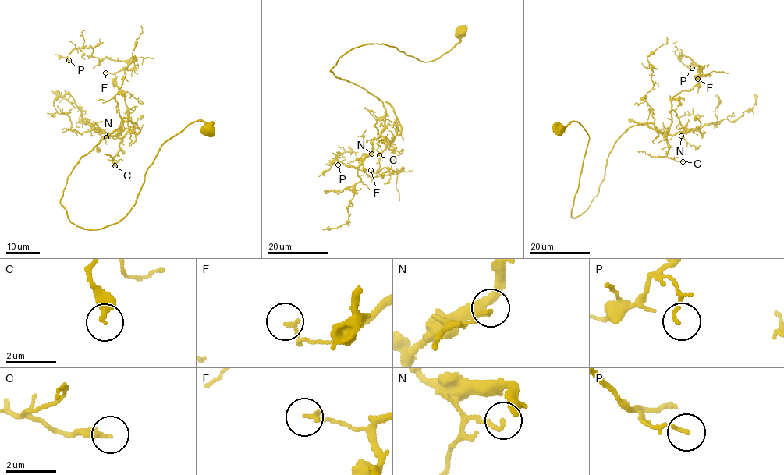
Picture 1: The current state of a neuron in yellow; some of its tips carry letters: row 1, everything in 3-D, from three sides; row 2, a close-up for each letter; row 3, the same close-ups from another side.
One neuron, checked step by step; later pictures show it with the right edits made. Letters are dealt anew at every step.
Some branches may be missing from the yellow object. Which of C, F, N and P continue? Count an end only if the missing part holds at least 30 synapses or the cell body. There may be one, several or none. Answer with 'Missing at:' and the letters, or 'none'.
Missing at: none

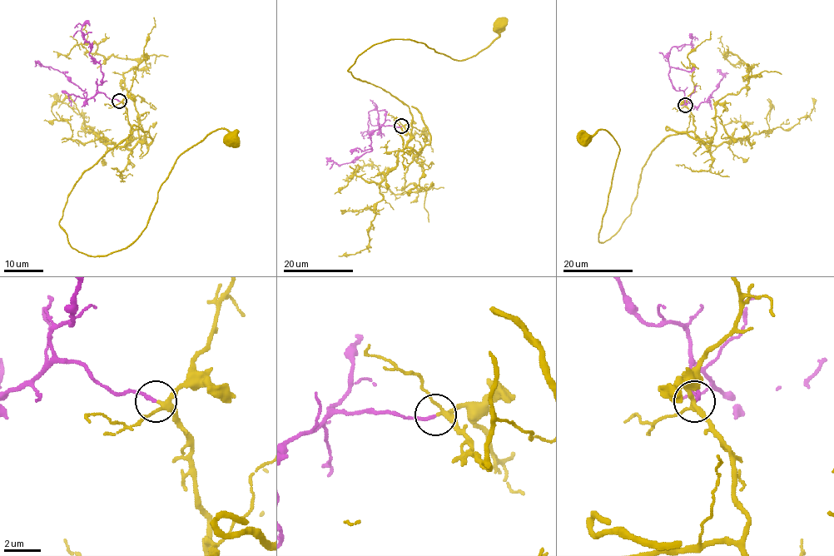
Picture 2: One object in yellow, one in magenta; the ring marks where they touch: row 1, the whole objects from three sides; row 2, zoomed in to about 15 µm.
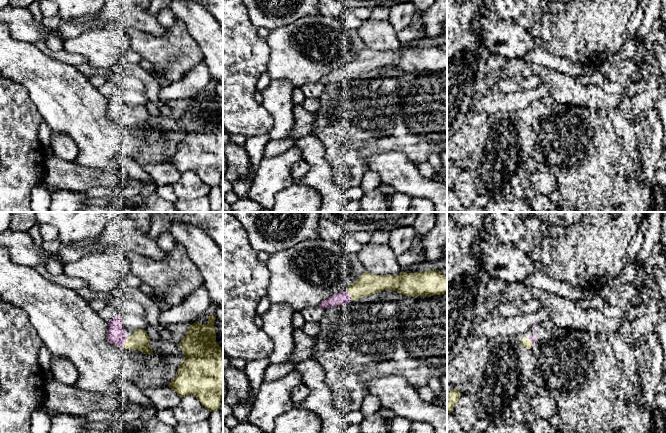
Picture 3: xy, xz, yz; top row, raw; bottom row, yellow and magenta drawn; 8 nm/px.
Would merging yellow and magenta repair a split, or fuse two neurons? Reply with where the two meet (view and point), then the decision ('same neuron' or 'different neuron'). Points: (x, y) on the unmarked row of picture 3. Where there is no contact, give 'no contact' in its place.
contact xy (126, 118); same neuron

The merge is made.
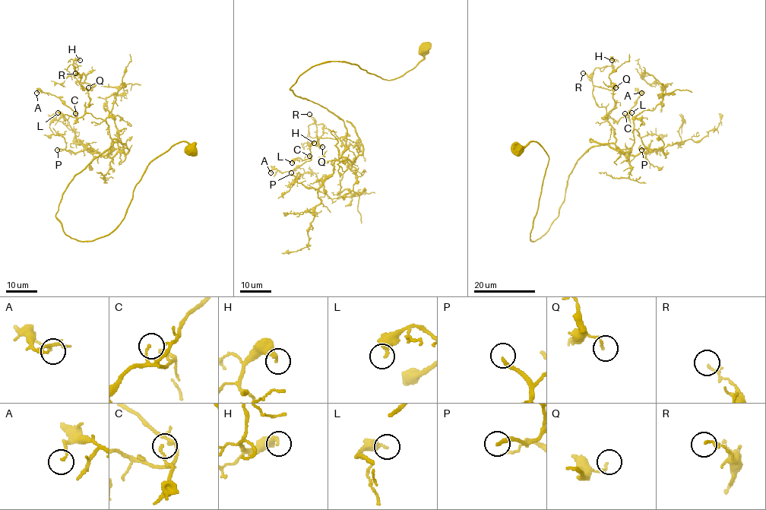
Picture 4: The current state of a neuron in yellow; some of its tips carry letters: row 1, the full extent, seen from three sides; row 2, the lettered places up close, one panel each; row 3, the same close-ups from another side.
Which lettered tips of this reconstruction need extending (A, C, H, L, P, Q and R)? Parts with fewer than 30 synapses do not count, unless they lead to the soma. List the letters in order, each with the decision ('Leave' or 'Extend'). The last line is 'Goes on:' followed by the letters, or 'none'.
A: Leave
C: Leave
H: Leave
L: Leave
P: Extend
Q: Leave
R: Leave
Goes on: P

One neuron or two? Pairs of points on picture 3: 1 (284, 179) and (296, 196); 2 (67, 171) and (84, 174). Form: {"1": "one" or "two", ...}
{"1": "two", "2": "one"}

